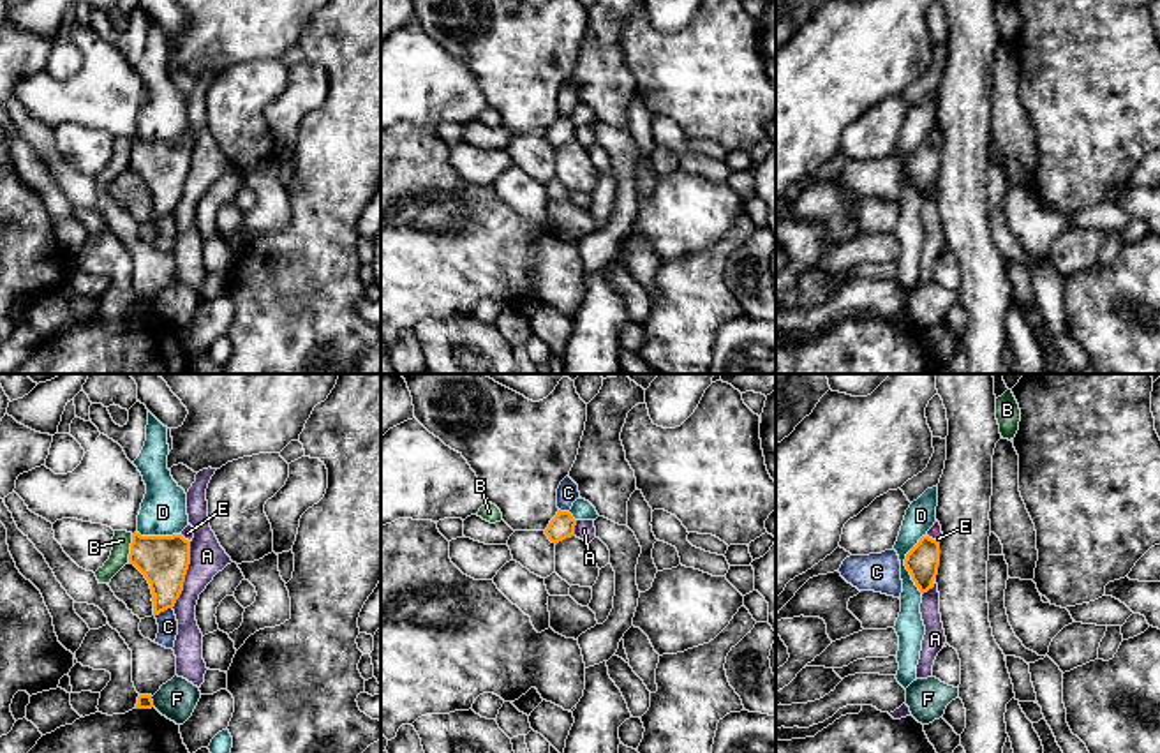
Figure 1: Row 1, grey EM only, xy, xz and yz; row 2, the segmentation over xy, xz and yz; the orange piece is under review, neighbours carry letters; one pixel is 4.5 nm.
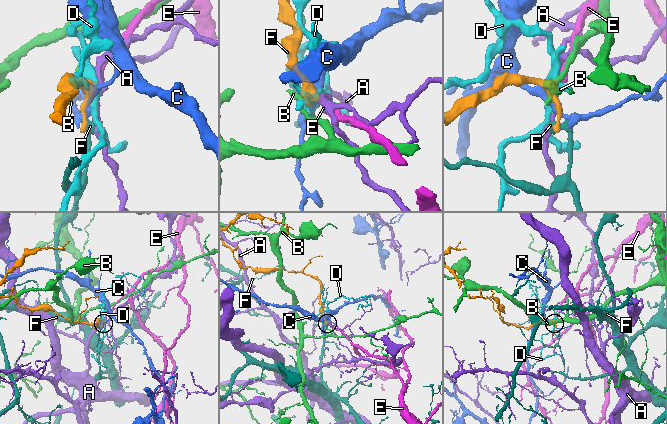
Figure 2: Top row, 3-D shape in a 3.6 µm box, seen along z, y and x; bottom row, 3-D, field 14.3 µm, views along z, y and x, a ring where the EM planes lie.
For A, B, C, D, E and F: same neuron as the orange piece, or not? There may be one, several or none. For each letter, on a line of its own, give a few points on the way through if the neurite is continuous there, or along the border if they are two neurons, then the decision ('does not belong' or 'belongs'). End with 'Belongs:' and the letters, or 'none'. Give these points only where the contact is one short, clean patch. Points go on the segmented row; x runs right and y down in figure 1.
A: along xy (191, 542), (191, 563), (184, 589), (171, 607) | does not belong
B: along xy (133, 535), (127, 561) | does not belong
C: does not belong
D: along yz (924, 535), (905, 559), (910, 579), (922, 593) | does not belong
E: across yz (922, 561), (931, 538), (935, 531) | belongs
F: does not belong
Belongs: E

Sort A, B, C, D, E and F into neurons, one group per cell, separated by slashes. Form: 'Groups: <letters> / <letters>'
Groups: A / B / C / D / E / F

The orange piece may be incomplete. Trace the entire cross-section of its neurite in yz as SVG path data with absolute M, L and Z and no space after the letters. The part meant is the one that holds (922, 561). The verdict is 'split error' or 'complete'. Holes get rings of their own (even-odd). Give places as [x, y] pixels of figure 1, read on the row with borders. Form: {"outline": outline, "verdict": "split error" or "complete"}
{"outline": "M936 520L926 536L906 554L904 566L911 580L924 594L934 587L934 578L940 566L940 541L943 538L941 526Z", "verdict": "split error"}

